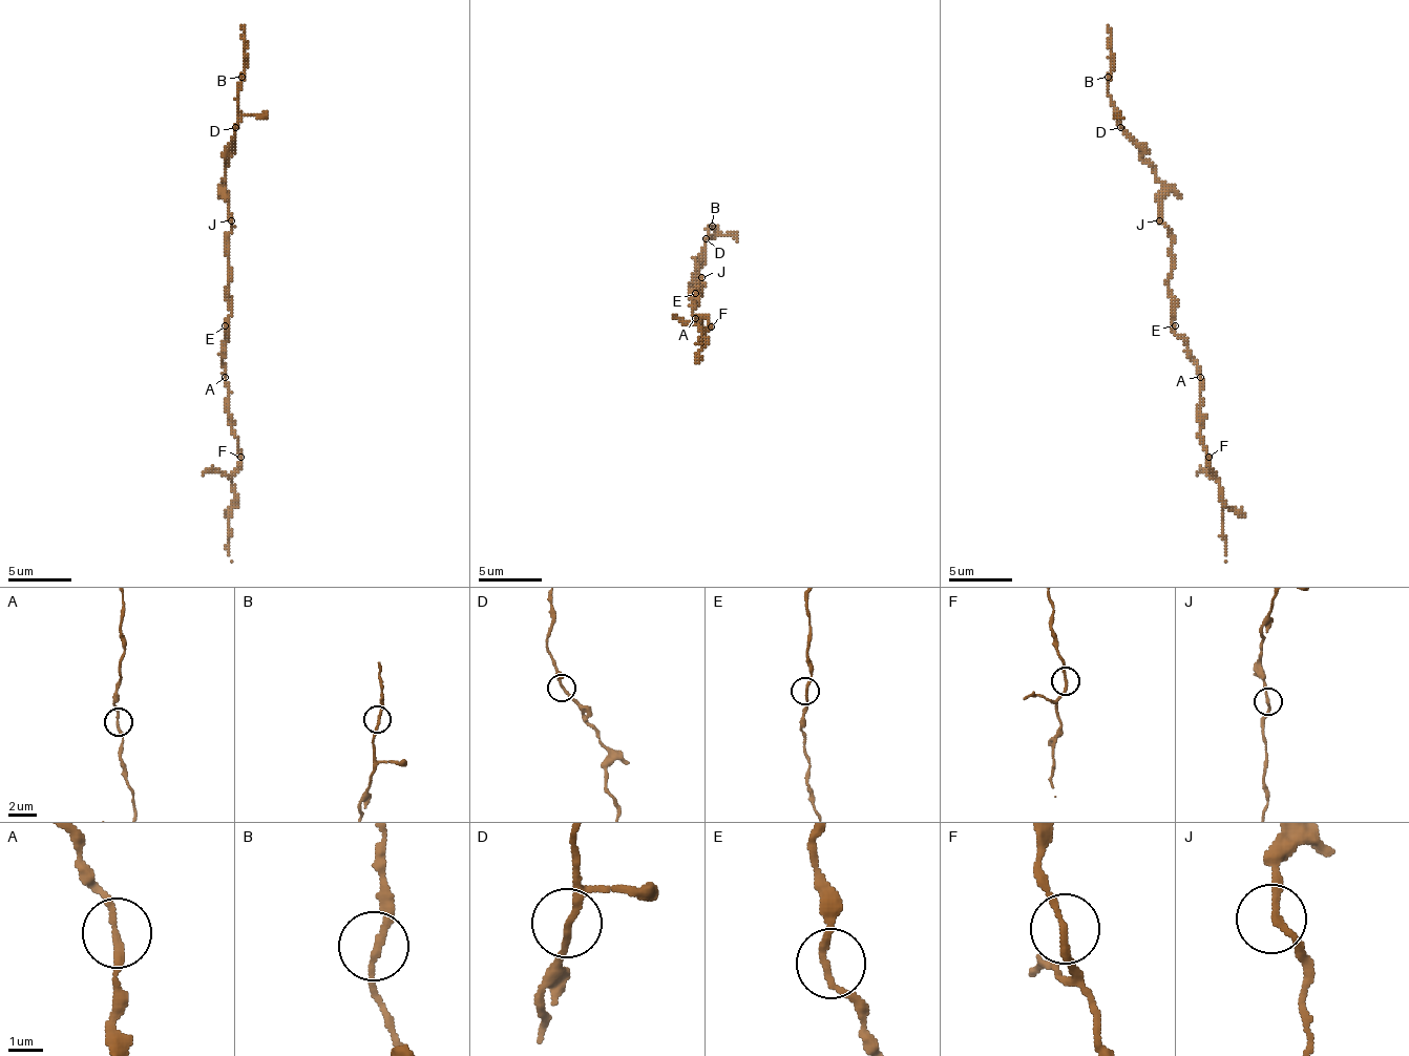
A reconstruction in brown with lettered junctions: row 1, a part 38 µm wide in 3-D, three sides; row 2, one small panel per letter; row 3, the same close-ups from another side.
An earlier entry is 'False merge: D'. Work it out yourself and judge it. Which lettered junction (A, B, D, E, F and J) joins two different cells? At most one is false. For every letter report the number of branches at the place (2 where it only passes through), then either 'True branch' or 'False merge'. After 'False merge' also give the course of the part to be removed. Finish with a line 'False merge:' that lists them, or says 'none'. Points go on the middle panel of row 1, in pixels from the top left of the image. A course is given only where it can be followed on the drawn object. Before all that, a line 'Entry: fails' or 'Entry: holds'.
Entry: fails
A: Branches: 2. True branch
B: Branches: 2. True branch
D: Branches: 3. True branch
E: Branches: 2. True branch
F: Branches: 2. True branch
J: Branches: 2. True branch
False merge: none

